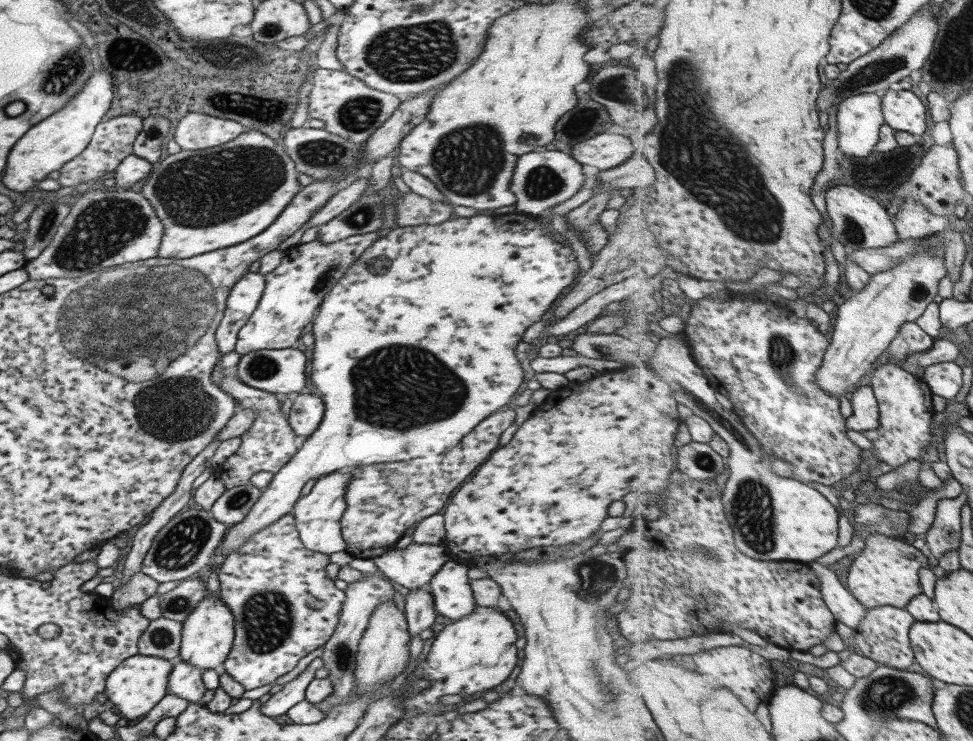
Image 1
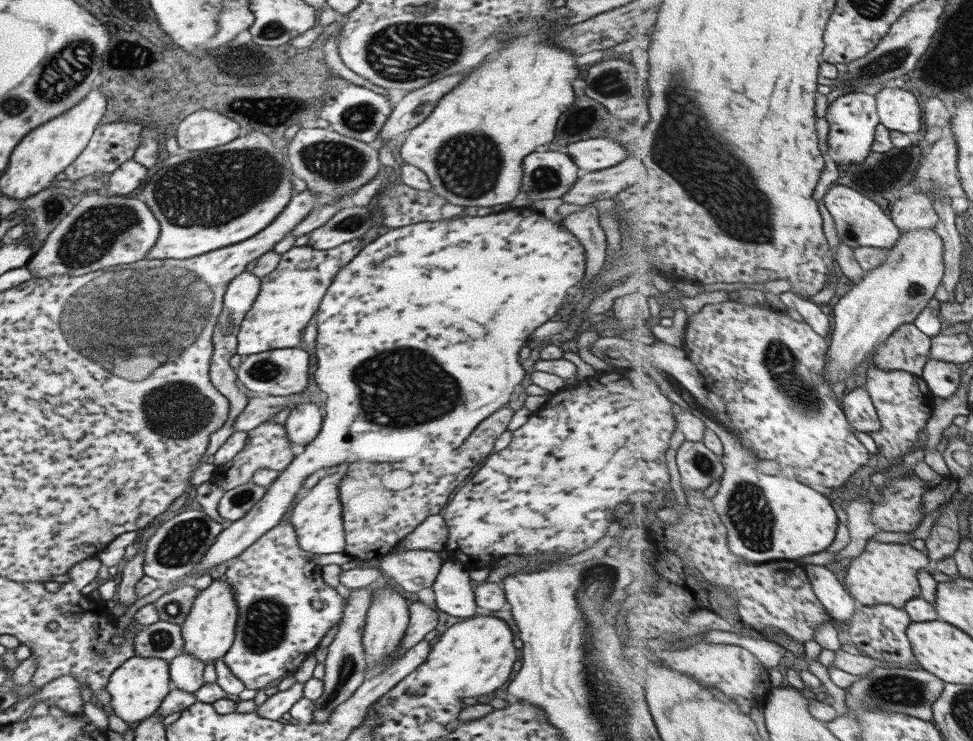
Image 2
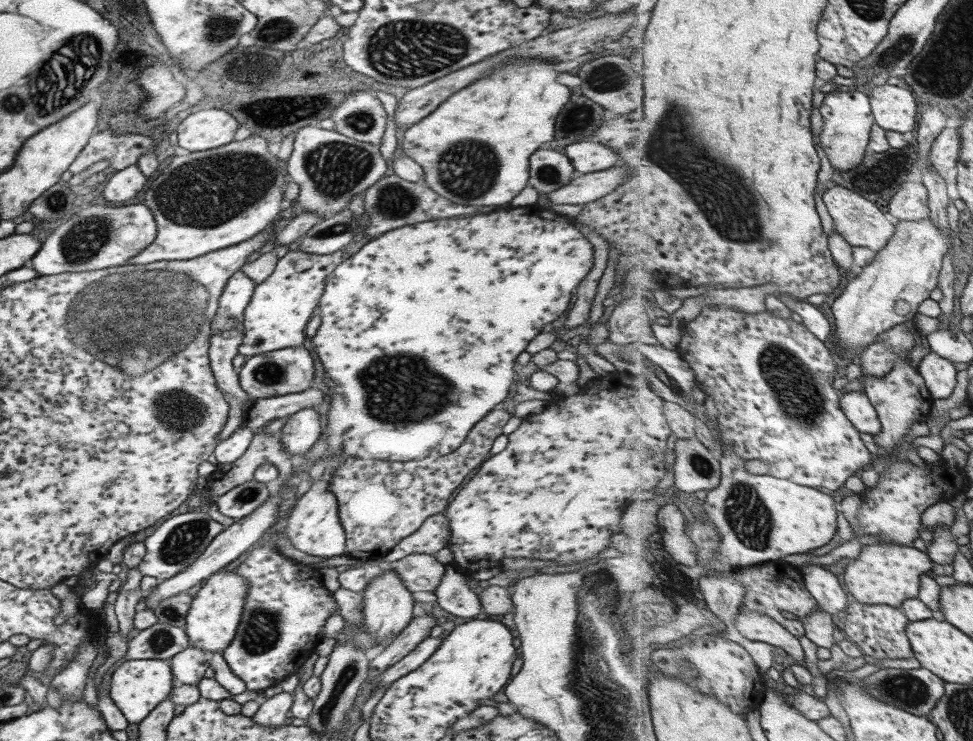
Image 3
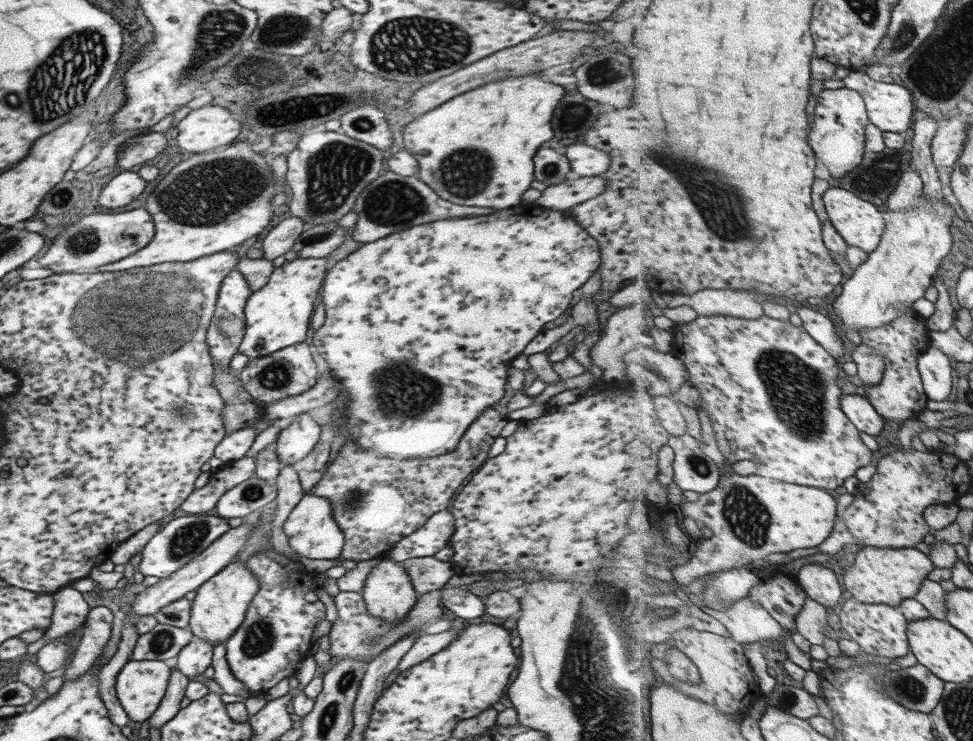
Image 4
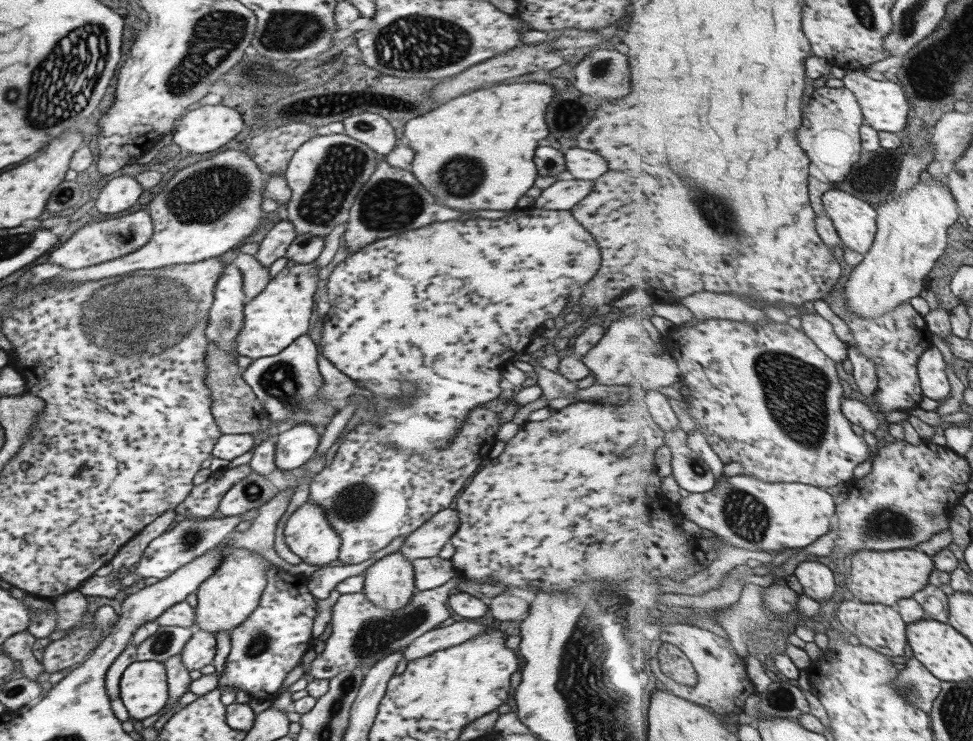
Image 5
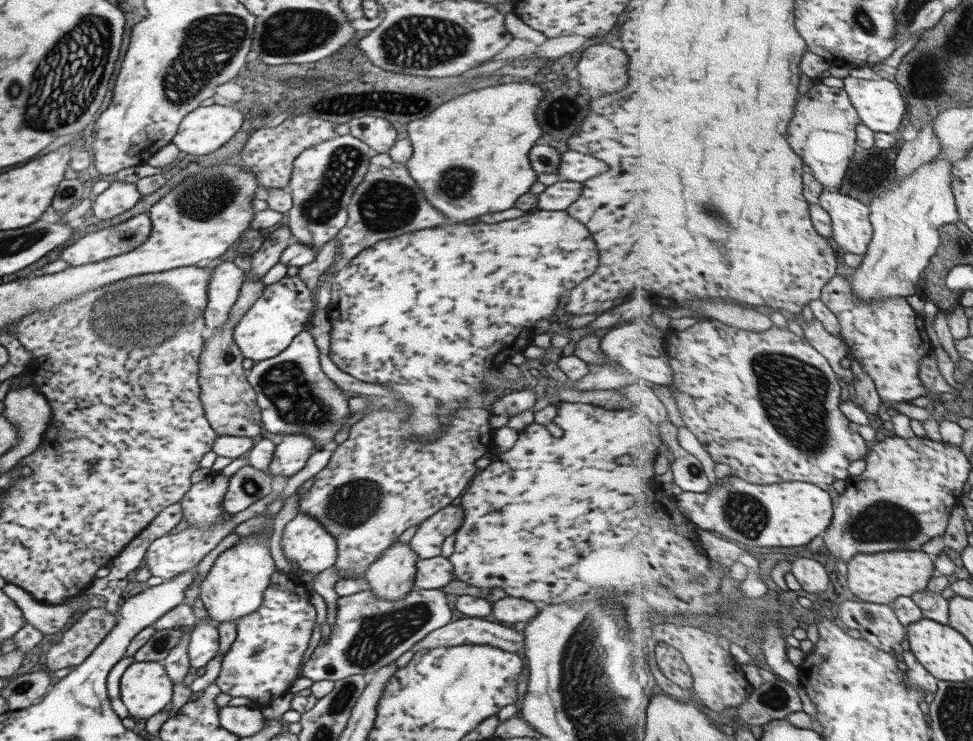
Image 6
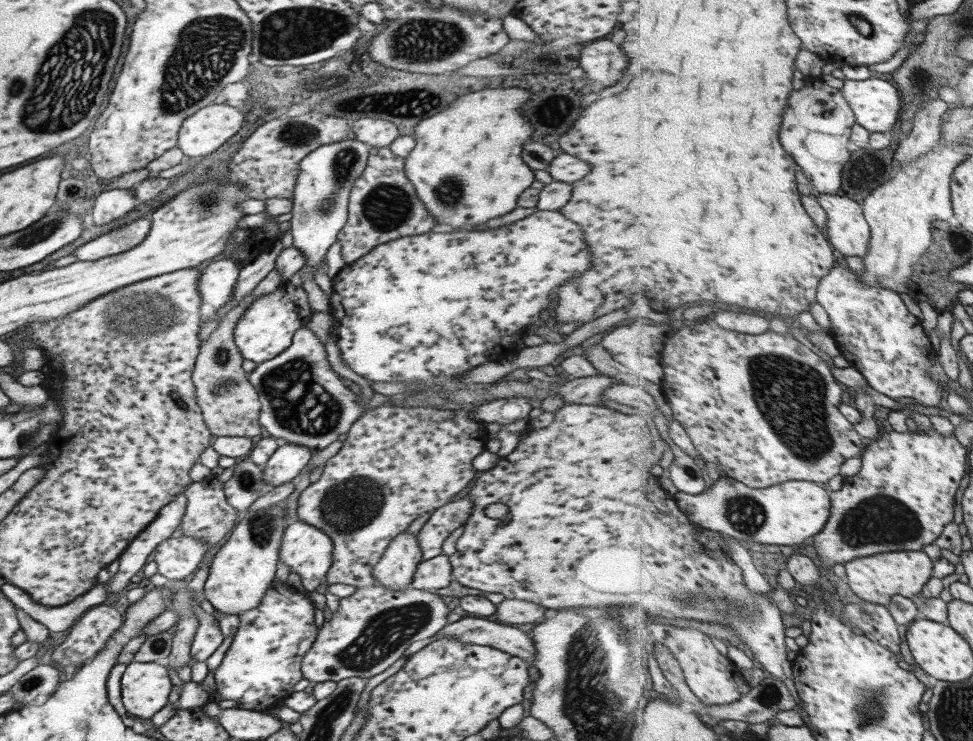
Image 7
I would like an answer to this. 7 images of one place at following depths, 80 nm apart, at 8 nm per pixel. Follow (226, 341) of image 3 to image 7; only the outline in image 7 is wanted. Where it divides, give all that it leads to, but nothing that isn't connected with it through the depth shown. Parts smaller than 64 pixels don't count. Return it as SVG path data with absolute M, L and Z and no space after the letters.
M231 259L211 261L199 272L198 293L201 297L200 320L212 318L218 308L230 301L233 285L237 281L240 267Z

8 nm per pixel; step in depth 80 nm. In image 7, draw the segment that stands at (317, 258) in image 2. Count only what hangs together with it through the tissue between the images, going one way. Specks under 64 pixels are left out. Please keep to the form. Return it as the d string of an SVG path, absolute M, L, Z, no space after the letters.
M282 281L275 290L261 295L245 309L232 330L234 345L245 360L255 364L271 360L291 344L293 333L307 324L312 313L306 292L289 281Z

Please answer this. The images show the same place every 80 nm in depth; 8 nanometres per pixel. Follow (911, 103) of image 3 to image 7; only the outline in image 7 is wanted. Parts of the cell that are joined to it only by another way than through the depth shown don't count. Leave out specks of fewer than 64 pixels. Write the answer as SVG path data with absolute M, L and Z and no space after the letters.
M874 78L865 80L843 80L844 85L841 88L846 99L850 101L851 108L858 117L858 123L874 132L889 132L895 128L901 112L901 97L899 91L891 82Z

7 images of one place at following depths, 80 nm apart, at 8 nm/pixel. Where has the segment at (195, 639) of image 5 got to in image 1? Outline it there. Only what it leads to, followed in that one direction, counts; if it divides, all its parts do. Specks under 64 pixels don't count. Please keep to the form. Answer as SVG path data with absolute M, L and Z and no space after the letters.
M179 658L173 662L168 677L168 694L187 700L188 704L200 703L205 690L201 681L202 671Z

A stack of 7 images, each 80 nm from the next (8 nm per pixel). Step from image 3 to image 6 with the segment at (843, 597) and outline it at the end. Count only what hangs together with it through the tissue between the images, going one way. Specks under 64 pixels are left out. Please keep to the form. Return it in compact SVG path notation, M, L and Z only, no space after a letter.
M799 557L791 565L791 573L797 578L801 588L807 592L826 592L831 584L827 568L813 558Z

